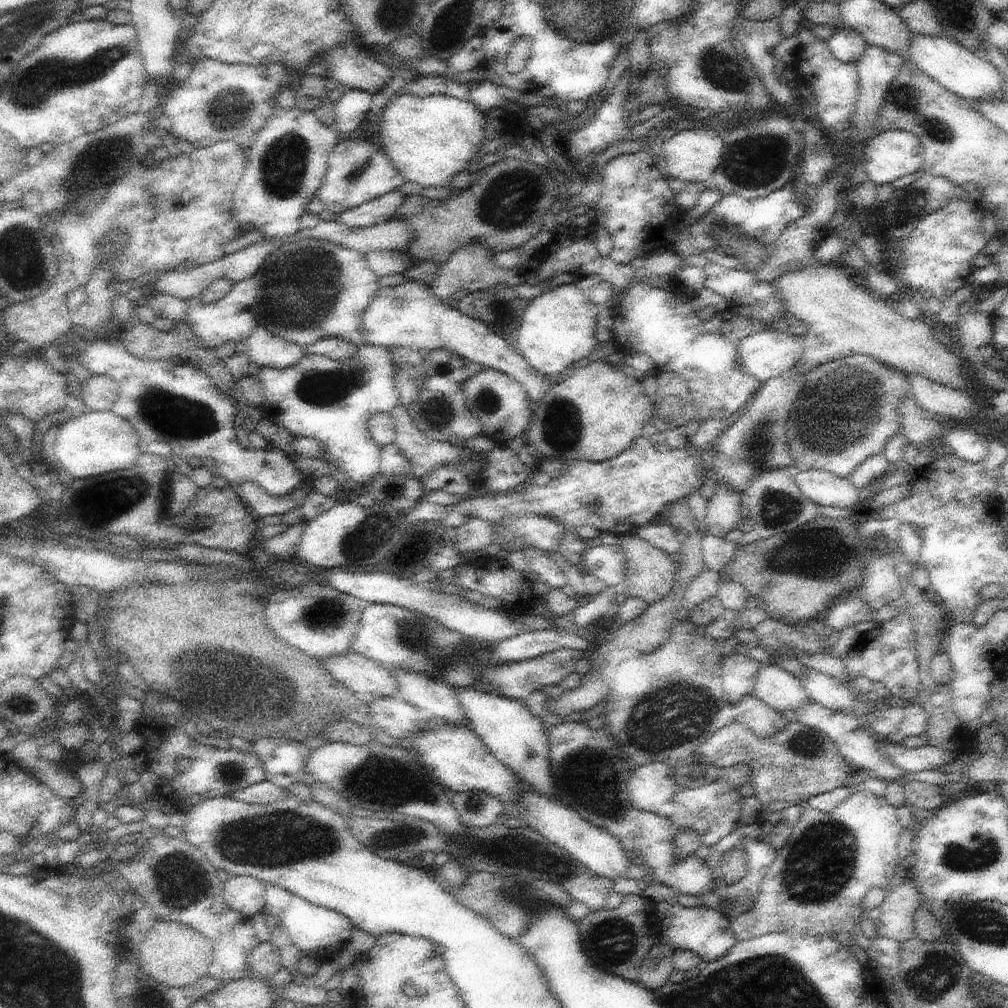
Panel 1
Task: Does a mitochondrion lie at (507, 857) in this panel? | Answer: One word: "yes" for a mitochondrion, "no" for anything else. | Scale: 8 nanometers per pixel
yes

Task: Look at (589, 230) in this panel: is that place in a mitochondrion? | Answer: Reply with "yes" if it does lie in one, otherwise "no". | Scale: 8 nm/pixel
no

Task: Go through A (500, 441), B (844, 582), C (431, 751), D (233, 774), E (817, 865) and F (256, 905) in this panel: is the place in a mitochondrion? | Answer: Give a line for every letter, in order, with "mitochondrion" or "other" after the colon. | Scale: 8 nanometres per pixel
A: other
B: other
C: other
D: mitochondrion
E: mitochondrion
F: other

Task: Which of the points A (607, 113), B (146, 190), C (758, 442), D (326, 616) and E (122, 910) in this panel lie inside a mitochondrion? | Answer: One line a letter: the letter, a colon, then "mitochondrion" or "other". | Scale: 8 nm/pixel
A: other
B: mitochondrion
C: mitochondrion
D: mitochondrion
E: other

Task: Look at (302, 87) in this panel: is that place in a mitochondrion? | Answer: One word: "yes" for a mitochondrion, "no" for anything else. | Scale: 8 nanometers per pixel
no

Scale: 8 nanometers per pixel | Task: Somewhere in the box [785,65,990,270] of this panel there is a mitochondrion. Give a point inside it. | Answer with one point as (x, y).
(904, 100)

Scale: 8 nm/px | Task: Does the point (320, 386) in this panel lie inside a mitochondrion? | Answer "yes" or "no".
yes

